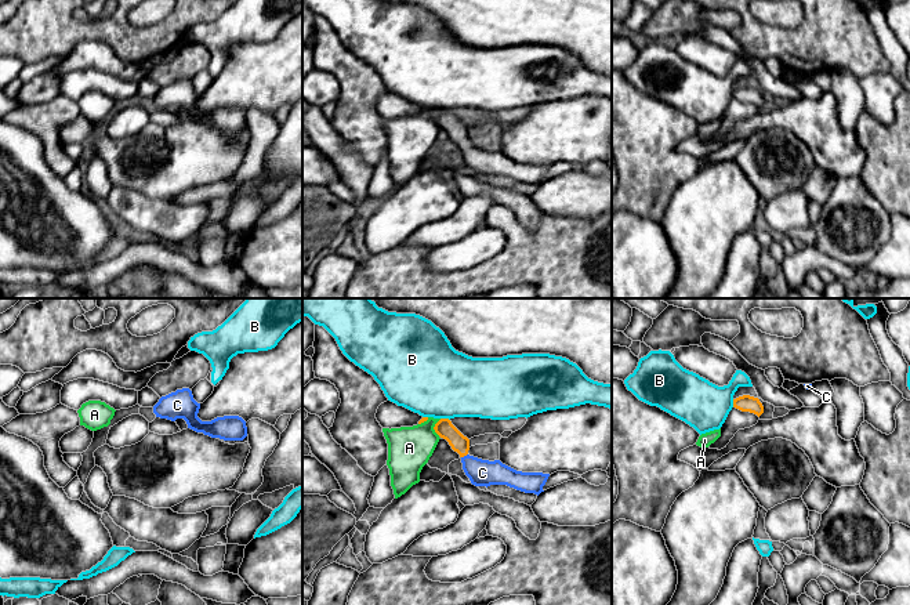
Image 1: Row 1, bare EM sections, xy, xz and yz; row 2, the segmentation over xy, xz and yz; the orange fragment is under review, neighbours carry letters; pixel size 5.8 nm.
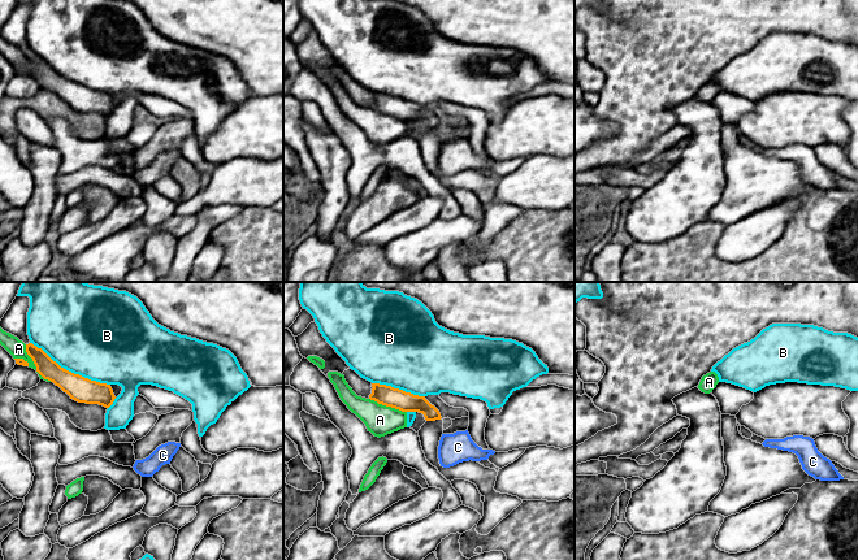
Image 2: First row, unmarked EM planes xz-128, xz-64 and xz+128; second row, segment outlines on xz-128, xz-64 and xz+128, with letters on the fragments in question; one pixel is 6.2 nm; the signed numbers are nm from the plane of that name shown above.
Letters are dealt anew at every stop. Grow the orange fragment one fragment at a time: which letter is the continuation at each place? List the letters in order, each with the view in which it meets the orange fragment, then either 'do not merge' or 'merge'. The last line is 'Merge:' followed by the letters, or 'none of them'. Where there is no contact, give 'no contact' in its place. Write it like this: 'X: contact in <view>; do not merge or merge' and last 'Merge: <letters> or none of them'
A: contact in xz; do not merge
B: contact in xz; do not merge
C: contact in xz; merge
Merge: C

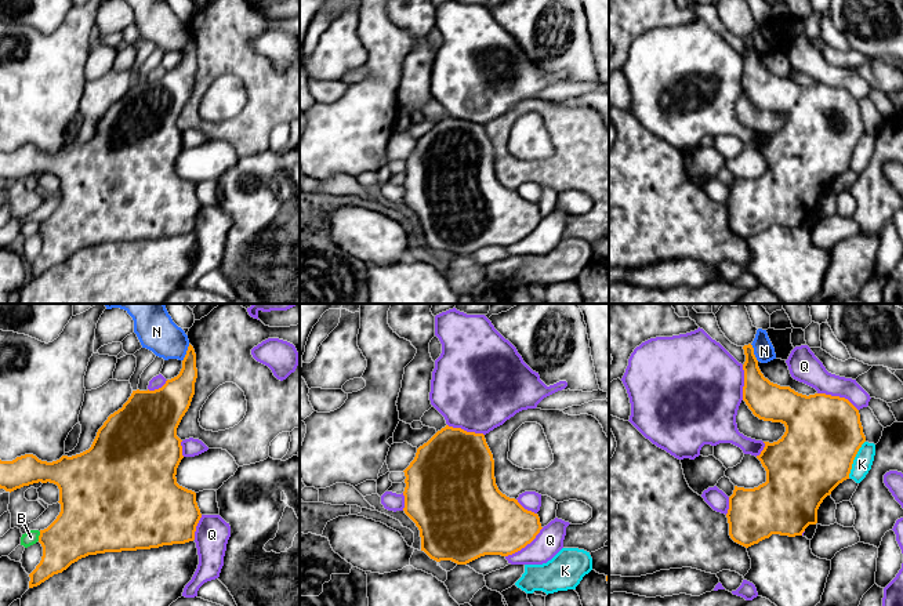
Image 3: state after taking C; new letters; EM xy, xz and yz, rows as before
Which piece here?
B: contact in xy; do not merge
K: contact in yz; do not merge
N: contact in yz; do not merge
Q: contact in yz; do not merge
Merge: none of them

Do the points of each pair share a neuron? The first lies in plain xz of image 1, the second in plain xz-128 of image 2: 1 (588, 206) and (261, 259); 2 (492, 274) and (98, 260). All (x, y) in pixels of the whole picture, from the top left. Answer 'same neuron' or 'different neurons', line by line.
1: different neurons
2: different neurons

